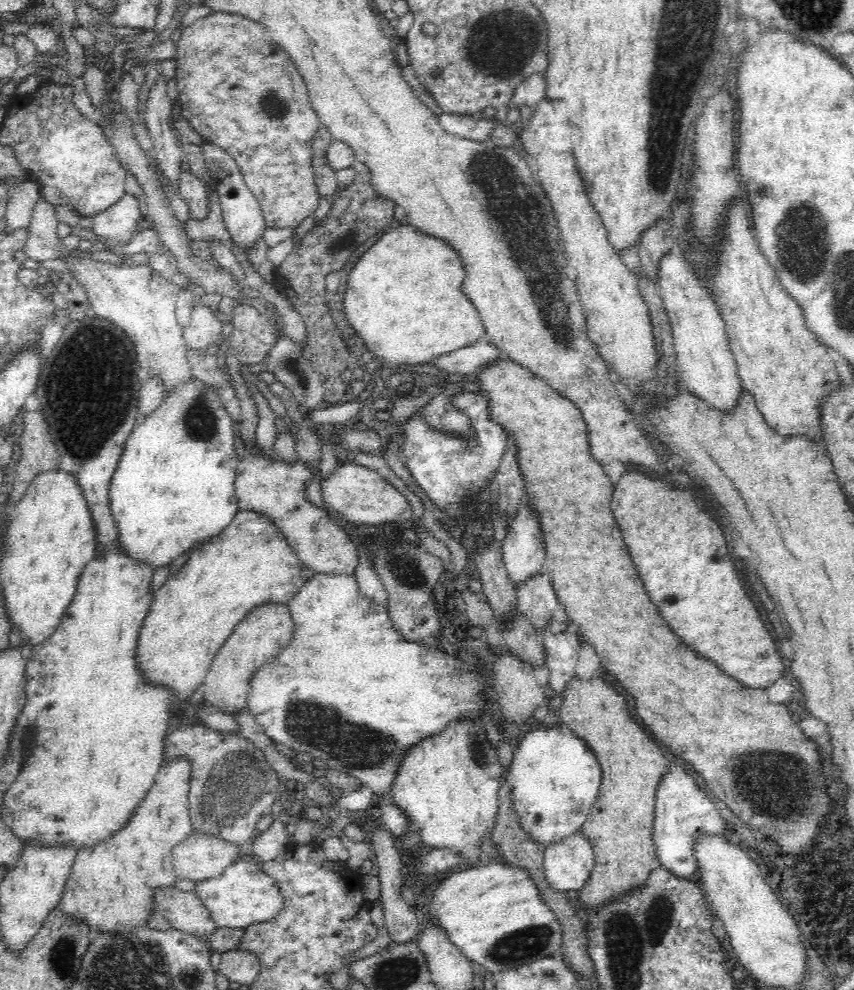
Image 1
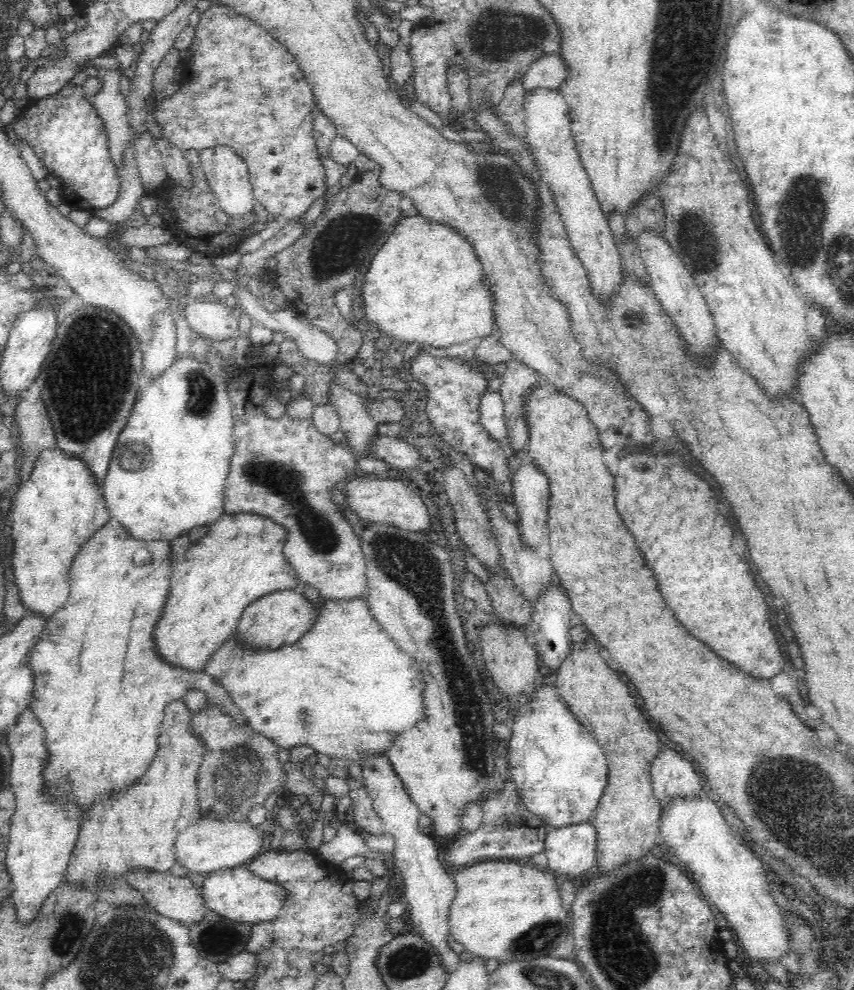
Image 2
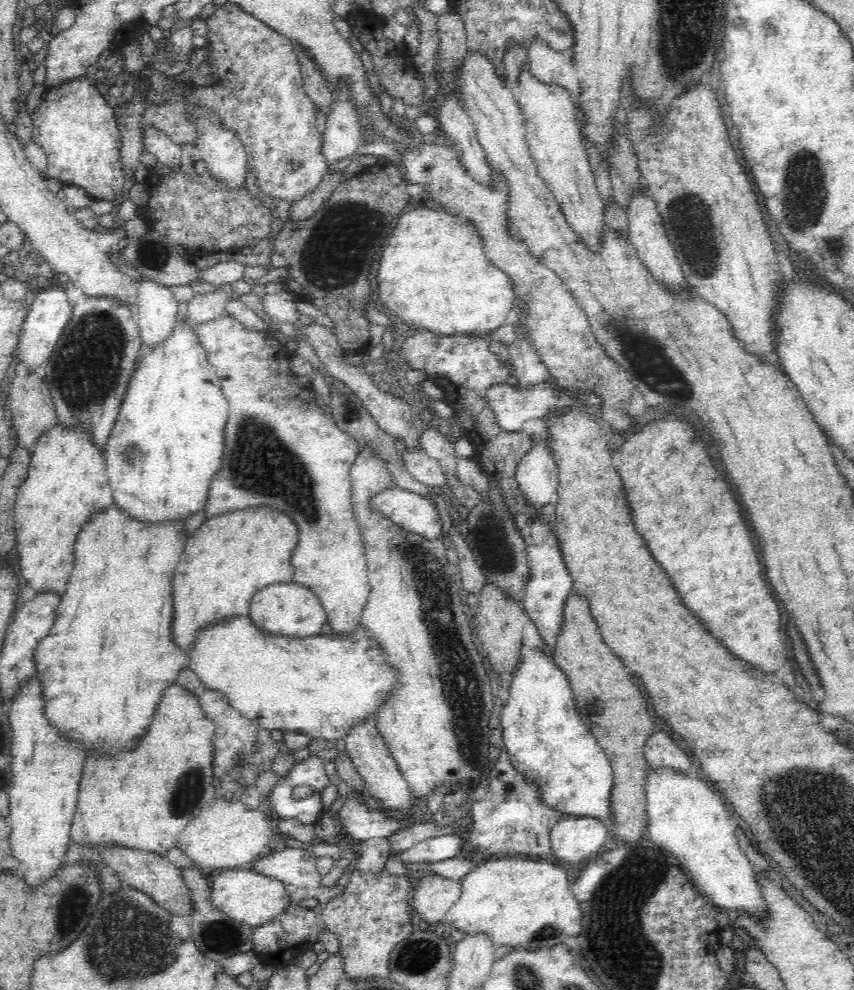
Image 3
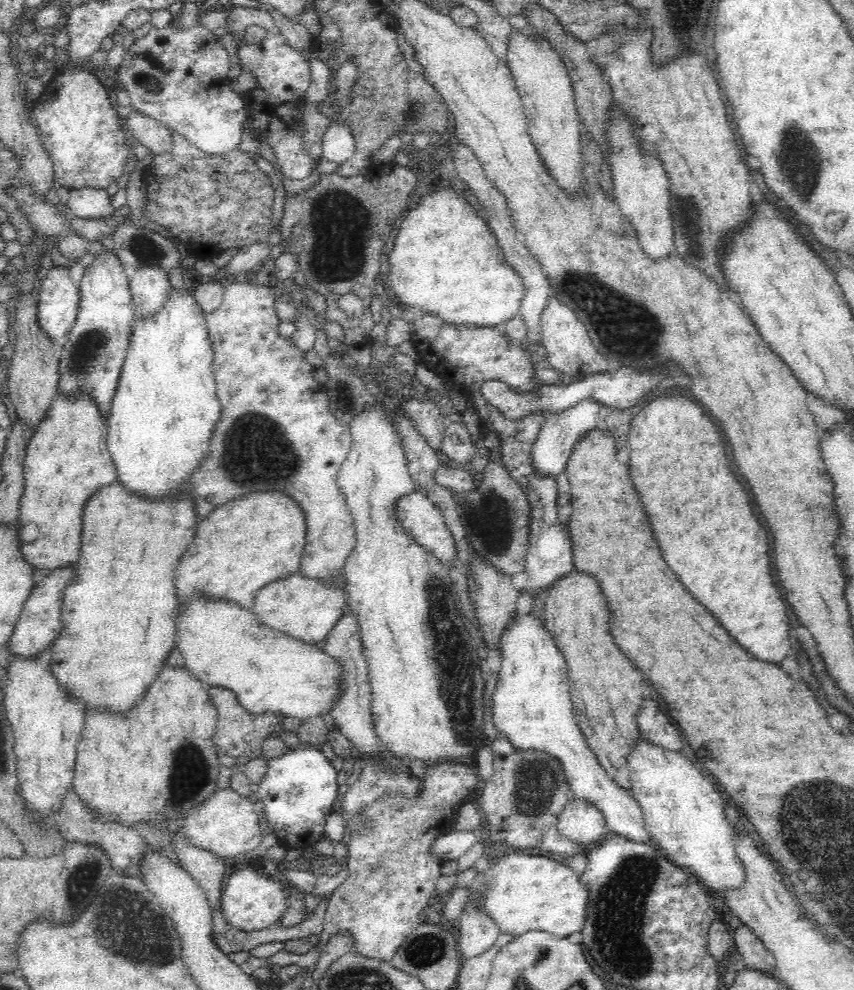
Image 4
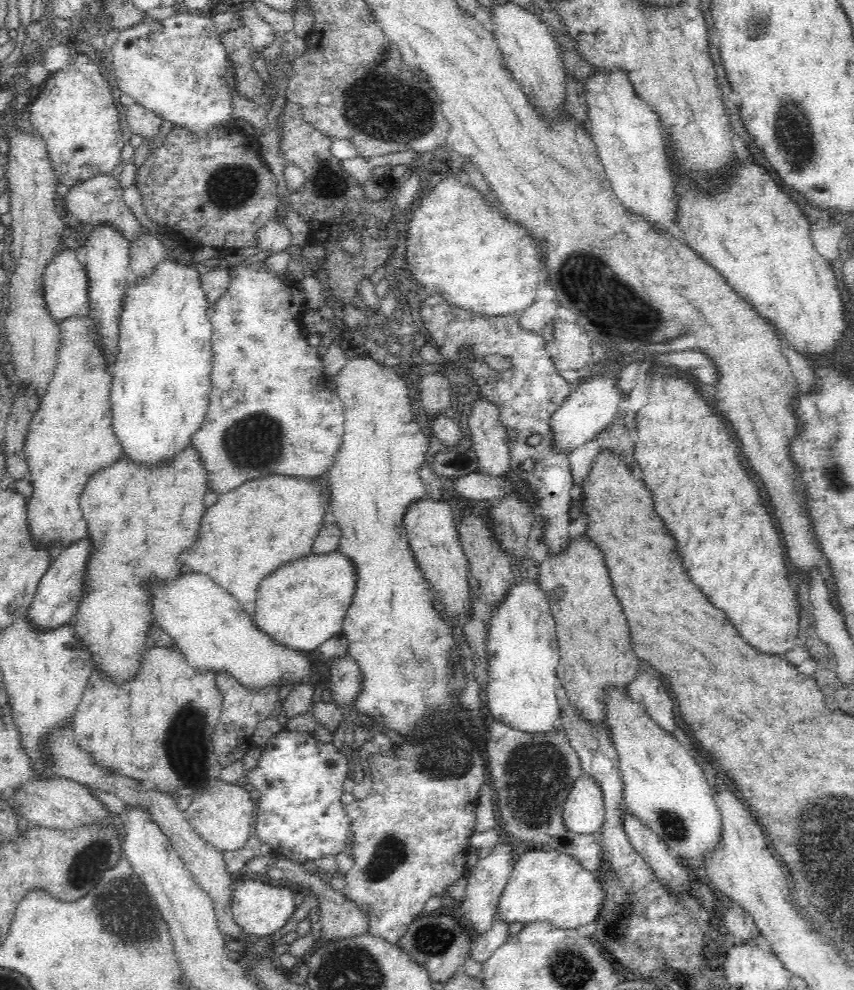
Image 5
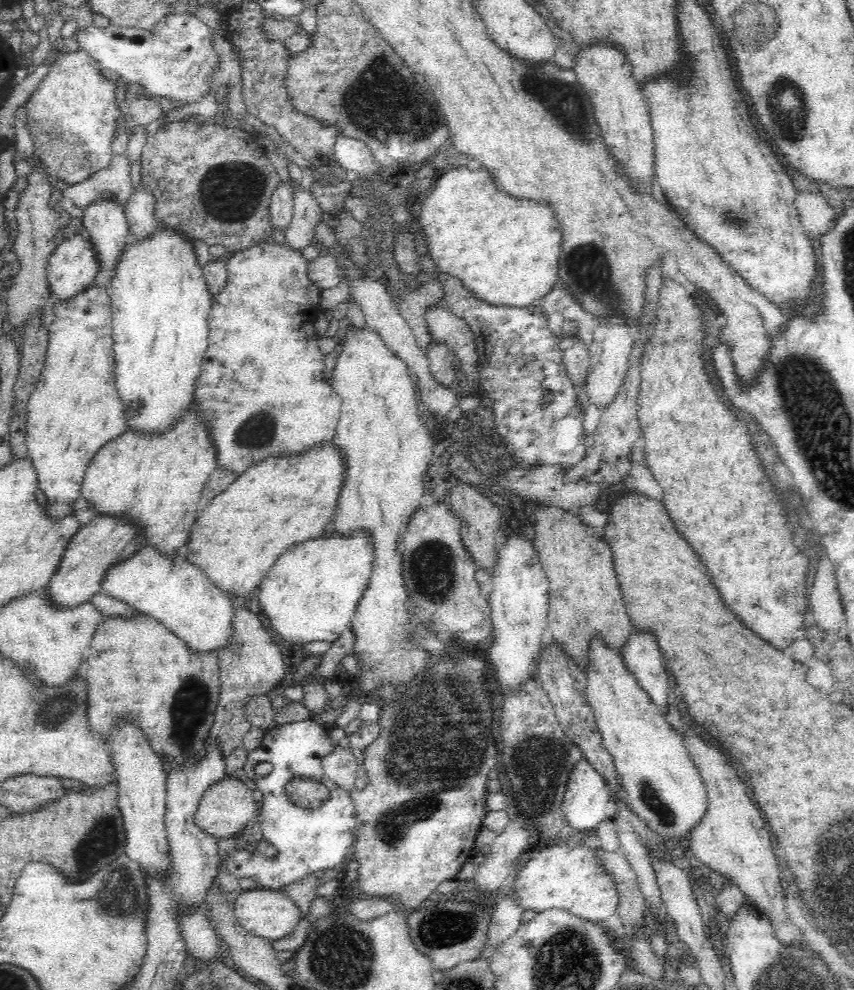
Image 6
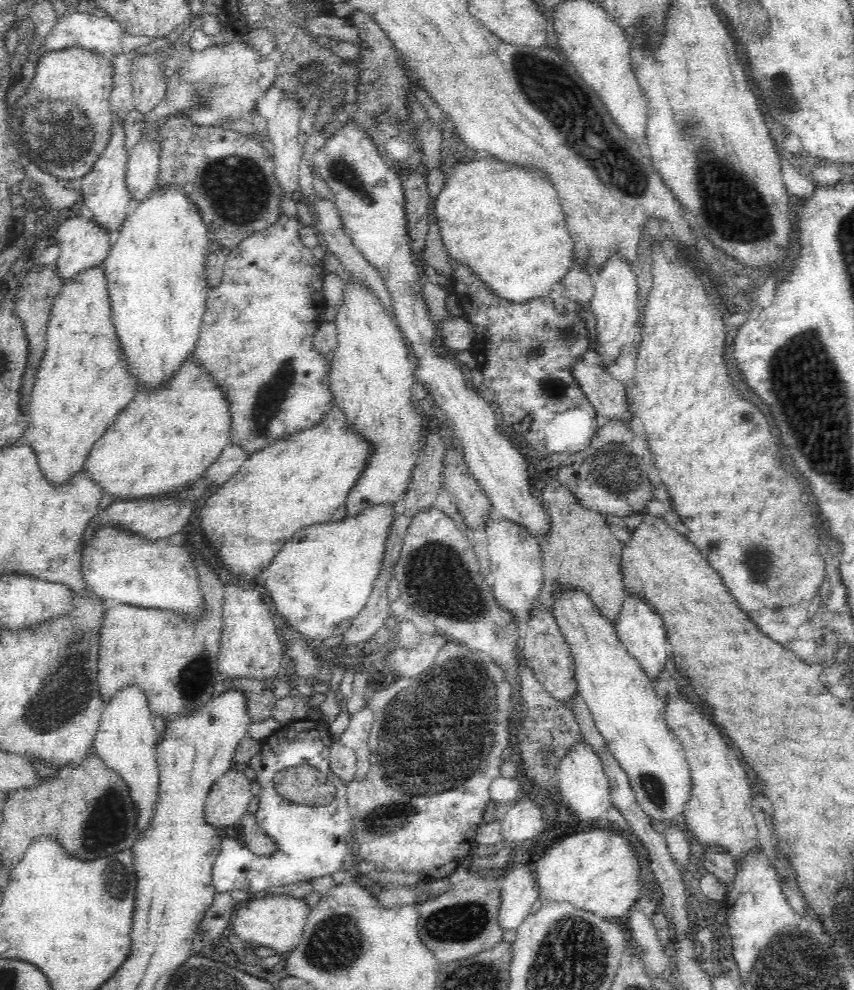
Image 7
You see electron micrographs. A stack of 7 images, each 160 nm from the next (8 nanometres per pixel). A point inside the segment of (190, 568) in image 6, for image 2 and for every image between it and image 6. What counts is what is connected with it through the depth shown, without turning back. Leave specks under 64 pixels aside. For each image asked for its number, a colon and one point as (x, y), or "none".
2: (344, 689)
3: (320, 685)
4: (223, 643)
5: (213, 631)

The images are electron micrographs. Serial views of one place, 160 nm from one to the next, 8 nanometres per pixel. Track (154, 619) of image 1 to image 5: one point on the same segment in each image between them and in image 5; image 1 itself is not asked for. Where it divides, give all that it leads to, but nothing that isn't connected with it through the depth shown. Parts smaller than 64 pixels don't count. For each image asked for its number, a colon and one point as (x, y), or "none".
2: (216, 578)
3: (231, 557)
4: (258, 538)
5: (260, 525)

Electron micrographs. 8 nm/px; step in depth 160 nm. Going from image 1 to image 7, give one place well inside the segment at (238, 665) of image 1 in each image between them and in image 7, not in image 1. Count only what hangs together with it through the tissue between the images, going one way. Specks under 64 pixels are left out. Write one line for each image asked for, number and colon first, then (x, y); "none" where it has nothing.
2: (281, 617)
3: (293, 610)
4: (304, 608)
5: (303, 603)
6: (312, 591)
7: (320, 581)

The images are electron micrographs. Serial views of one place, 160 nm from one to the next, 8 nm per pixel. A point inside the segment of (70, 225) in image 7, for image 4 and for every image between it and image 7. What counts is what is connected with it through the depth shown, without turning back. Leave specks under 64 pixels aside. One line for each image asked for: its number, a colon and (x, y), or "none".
4: (58, 305)
5: (65, 282)
6: (73, 265)

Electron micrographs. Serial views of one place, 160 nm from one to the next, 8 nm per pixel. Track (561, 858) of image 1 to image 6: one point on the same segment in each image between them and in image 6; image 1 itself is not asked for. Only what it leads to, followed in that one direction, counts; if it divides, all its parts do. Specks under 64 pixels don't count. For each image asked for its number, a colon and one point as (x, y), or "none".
2: (570, 850)
3: (574, 838)
4: (580, 821)
5: (584, 812)
6: (587, 802)

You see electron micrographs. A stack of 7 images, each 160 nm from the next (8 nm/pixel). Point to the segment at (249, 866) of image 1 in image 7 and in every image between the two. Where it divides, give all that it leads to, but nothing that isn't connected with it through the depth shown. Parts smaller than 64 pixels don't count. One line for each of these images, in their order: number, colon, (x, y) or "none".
2: (238, 894)
3: (248, 897)
4: (250, 902)
5: (260, 909)
6: (265, 913)
7: (277, 921)

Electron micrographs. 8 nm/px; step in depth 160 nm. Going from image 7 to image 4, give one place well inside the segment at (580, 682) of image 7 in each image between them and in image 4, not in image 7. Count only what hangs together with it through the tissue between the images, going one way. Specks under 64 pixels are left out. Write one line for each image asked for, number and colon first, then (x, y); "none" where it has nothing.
4: (681, 809)
5: (666, 789)
6: (662, 785)

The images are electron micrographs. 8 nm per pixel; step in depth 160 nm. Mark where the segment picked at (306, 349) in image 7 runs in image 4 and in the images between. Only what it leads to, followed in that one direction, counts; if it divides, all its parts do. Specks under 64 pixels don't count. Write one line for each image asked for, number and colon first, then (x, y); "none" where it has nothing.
4: (275, 429)
5: (270, 408)
6: (260, 387)

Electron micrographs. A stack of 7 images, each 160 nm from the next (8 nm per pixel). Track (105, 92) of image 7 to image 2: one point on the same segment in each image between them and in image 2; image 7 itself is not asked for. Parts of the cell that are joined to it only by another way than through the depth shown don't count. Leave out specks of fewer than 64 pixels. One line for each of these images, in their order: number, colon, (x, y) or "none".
2: (66, 133)
3: (75, 125)
4: (79, 127)
5: (74, 114)
6: (71, 116)

